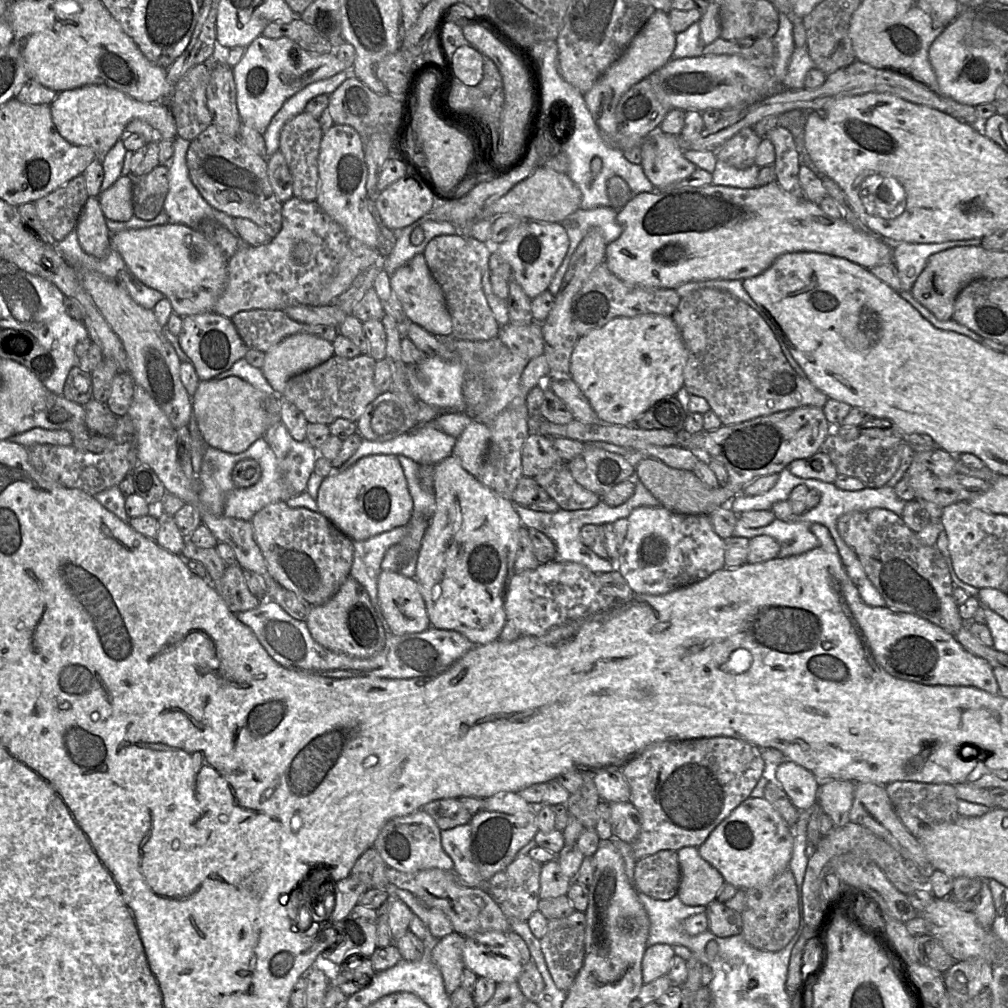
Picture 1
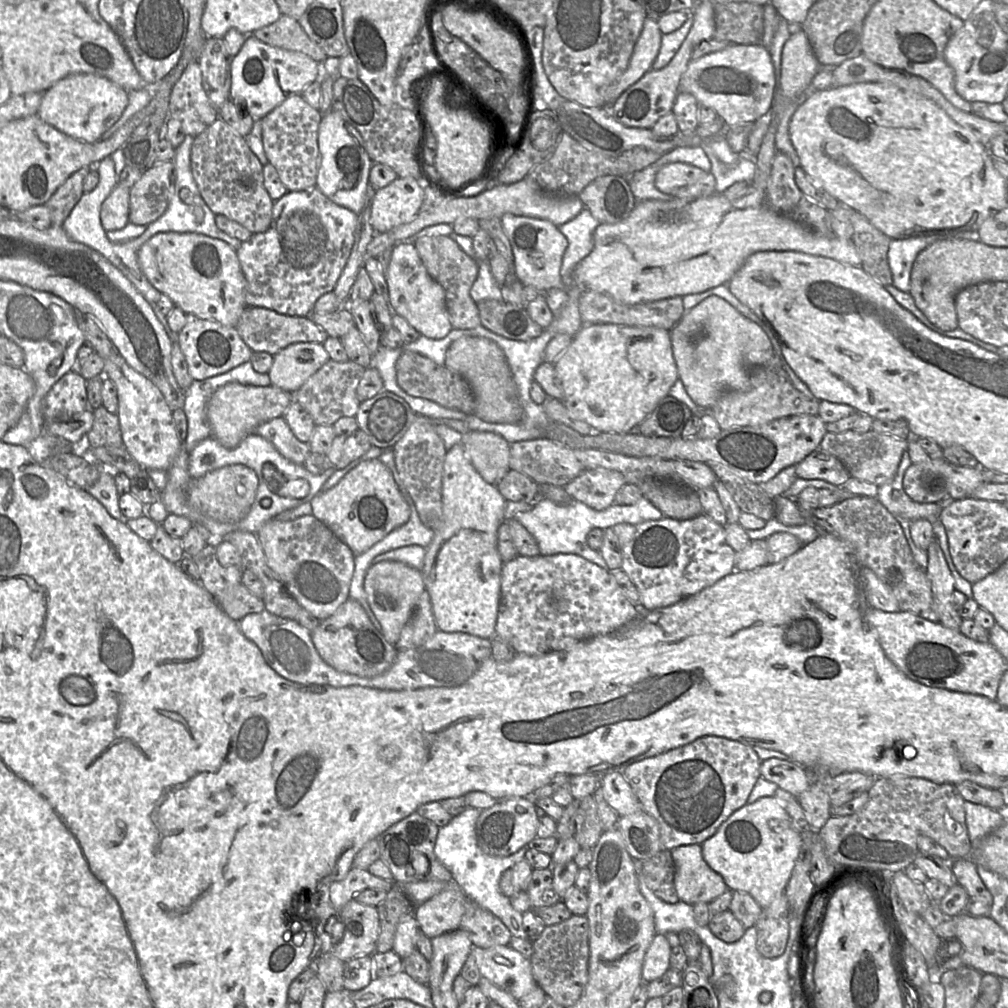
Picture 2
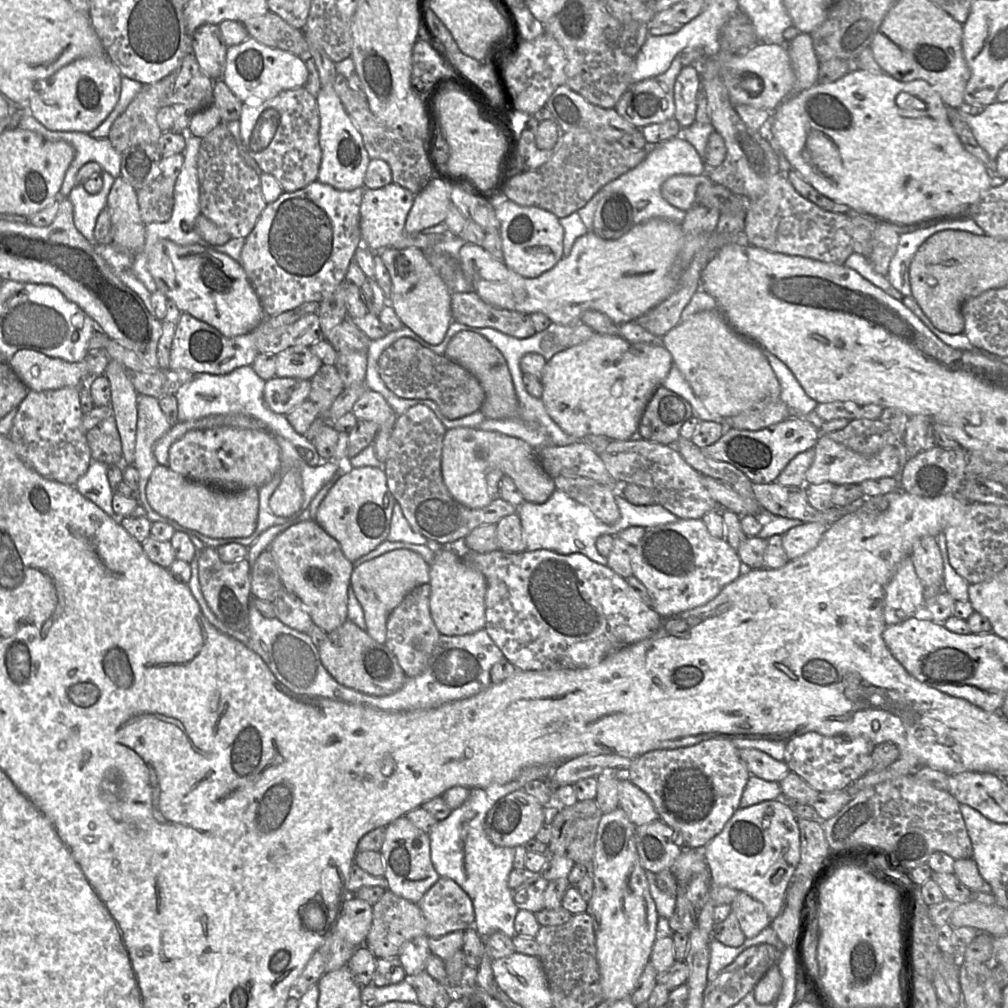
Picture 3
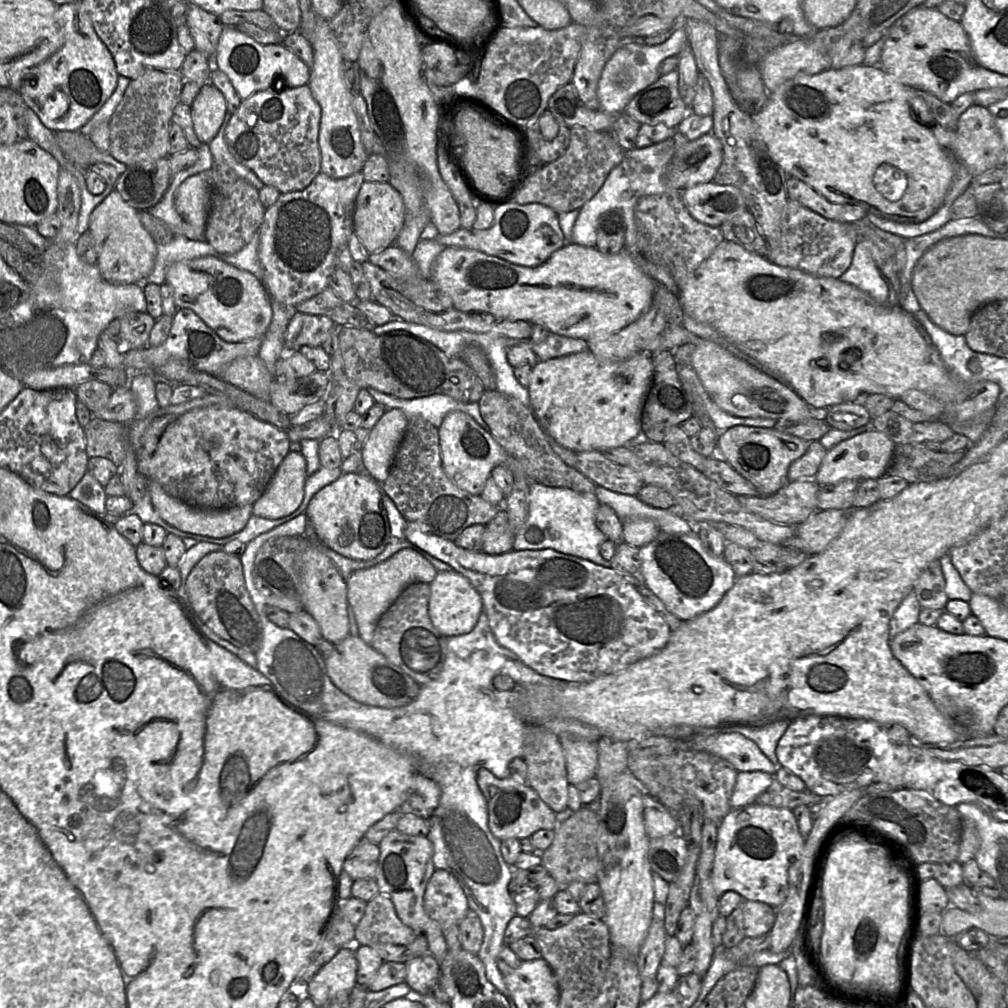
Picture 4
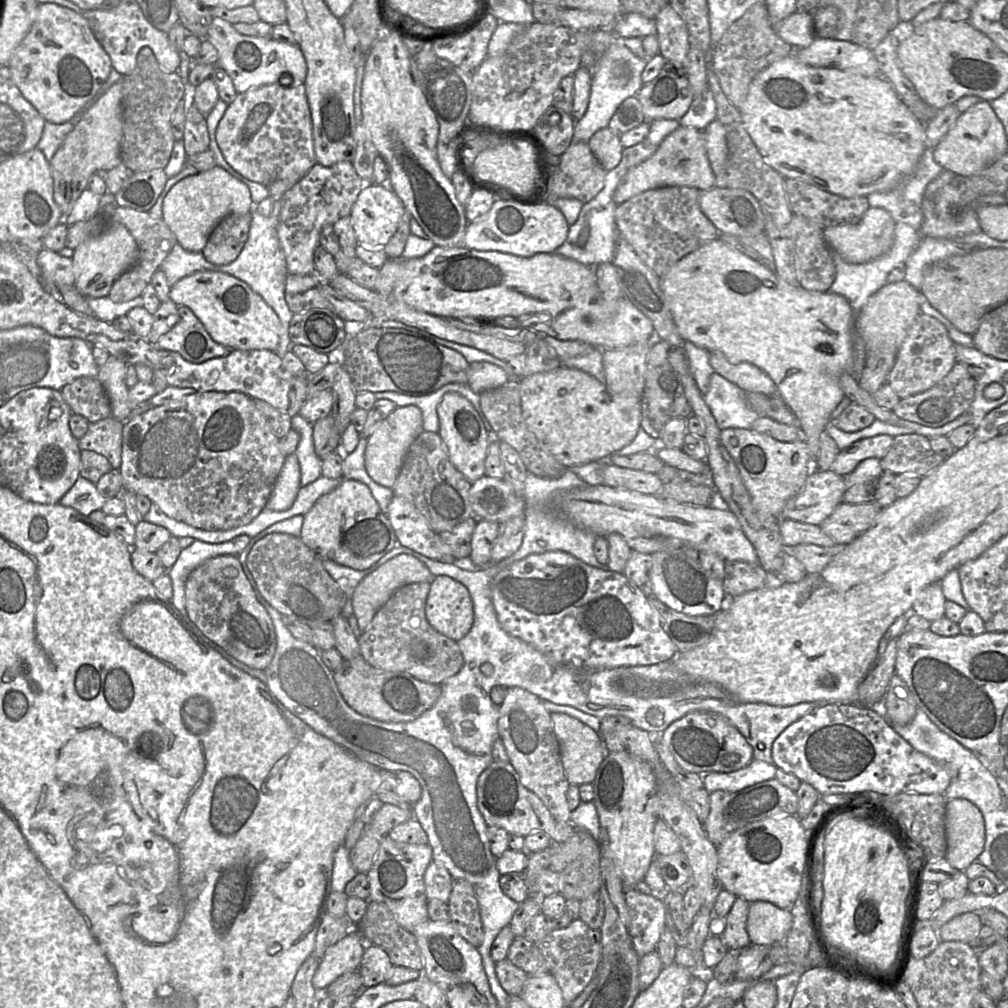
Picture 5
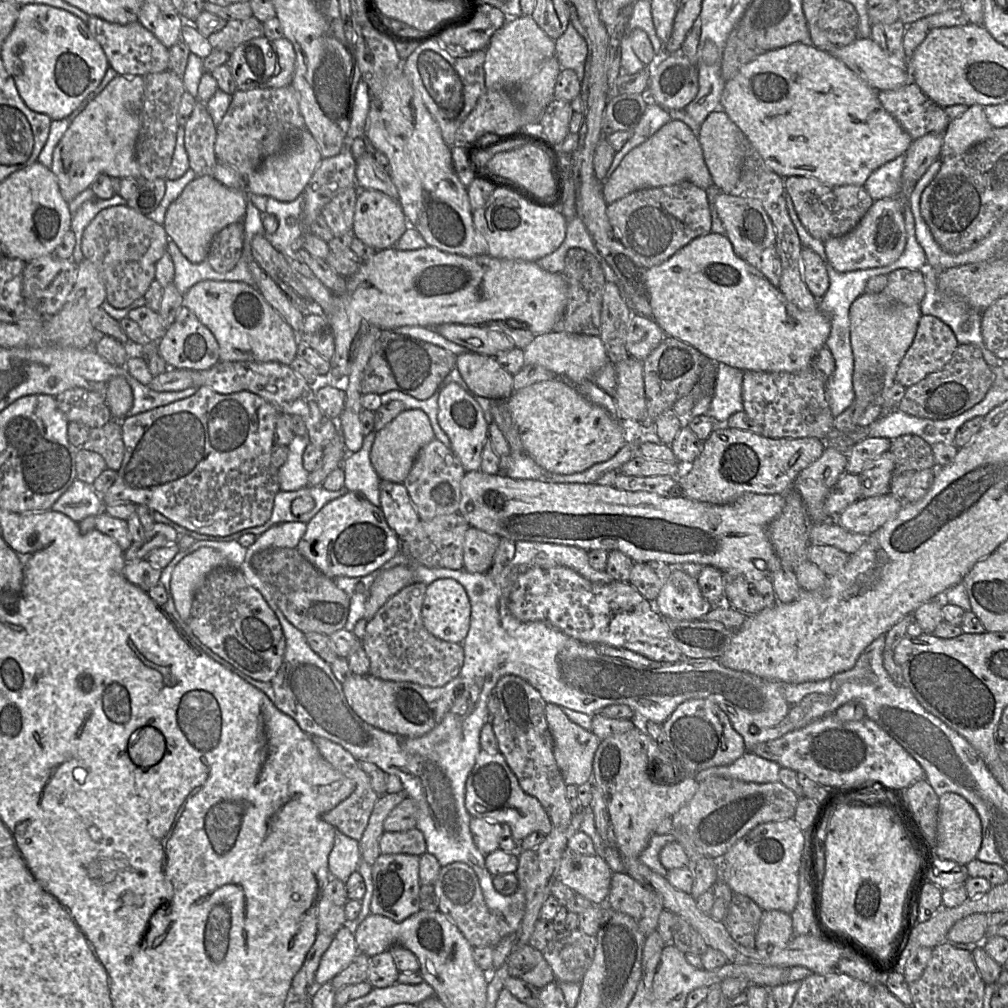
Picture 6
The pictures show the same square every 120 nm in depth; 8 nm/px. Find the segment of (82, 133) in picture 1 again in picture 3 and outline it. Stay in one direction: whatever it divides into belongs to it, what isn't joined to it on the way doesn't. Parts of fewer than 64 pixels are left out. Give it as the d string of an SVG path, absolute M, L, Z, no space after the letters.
M106 52L102 56L77 59L62 67L31 93L28 113L50 131L90 133L117 105L121 77Z

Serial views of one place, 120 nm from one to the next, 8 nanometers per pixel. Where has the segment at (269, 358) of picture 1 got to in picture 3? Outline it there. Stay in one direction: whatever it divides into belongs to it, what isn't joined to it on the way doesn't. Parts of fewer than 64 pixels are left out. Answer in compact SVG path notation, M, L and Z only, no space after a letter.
M292 346L276 355L276 376L311 380L322 365L310 346Z

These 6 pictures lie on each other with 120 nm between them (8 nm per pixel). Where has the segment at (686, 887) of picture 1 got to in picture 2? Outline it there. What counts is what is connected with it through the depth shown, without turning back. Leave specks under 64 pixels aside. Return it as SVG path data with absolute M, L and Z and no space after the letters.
M689 844L671 850L675 865L674 885L681 901L694 905L710 903L727 889L721 875L705 862L701 844Z

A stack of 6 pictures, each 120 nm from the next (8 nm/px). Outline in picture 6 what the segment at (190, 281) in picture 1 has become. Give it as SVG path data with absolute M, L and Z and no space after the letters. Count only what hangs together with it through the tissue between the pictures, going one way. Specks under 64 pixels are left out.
M200 281L183 294L182 305L189 308L214 335L219 345L220 362L279 362L290 365L297 356L298 334L254 286L236 281Z

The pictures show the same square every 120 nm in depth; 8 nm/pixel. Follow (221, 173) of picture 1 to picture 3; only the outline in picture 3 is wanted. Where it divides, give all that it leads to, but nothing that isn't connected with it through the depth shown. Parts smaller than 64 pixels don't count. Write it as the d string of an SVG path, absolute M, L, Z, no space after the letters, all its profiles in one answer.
M221 122L201 139L197 158L197 171L201 215L227 232L231 238L246 238L253 230L267 203L262 195L260 175L245 162L240 154L236 140L226 127L226 124Z

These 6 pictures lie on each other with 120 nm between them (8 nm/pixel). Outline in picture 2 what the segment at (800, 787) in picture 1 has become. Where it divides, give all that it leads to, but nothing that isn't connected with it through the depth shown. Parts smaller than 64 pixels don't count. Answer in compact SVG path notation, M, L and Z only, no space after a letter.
M768 758L761 761L760 772L763 778L790 792L797 799L812 783L808 770L791 760Z

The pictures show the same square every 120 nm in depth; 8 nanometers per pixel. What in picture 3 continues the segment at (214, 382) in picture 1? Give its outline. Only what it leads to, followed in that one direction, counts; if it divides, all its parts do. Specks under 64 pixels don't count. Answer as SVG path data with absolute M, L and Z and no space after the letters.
M275 376L266 381L264 399L273 412L286 415L309 399L310 389L310 380Z

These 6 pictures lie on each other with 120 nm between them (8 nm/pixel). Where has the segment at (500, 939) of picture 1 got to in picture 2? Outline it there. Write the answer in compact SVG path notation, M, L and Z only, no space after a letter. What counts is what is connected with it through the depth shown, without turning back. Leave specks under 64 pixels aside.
M498 945L486 949L473 946L471 952L480 975L516 1000L521 999L537 985L530 959L510 945Z

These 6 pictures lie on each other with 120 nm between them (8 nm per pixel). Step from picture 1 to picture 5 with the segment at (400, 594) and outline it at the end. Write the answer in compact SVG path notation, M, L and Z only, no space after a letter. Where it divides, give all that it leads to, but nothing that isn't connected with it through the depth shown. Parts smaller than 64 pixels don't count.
M406 553L399 554L372 573L365 576L356 586L352 596L353 614L357 618L361 633L368 627L377 610L400 587L417 582L431 582L433 575L419 559Z

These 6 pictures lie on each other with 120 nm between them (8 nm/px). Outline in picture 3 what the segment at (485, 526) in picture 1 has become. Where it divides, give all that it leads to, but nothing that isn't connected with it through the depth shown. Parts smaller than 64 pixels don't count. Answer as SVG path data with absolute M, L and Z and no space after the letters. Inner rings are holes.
M469 427L446 430L441 472L449 493L457 502L471 509L489 505L493 497L488 492L486 475L492 469L499 469L504 475L511 477L525 502L542 504L556 490L553 479L539 464L535 449L523 440ZM441 547L435 551L429 575L430 612L440 634L447 636L466 635L485 628L487 583L479 570L465 562L455 549Z

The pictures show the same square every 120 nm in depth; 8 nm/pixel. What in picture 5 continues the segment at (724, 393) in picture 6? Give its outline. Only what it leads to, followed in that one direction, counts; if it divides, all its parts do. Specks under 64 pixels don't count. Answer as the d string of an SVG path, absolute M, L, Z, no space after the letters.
M714 371L703 397L720 430L751 429L759 414L749 405L747 394L748 392Z

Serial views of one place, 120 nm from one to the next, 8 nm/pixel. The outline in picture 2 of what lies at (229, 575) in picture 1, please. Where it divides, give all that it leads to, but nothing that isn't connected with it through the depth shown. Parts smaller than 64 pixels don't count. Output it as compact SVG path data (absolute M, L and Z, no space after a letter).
M242 583L229 588L216 599L218 605L233 620L239 621L250 613L260 613L265 609L263 600L253 595Z

